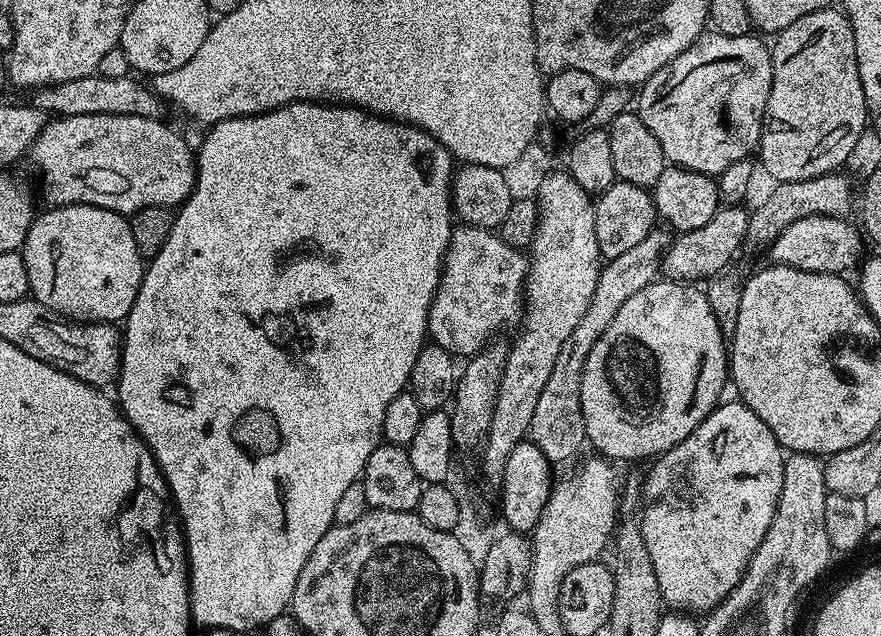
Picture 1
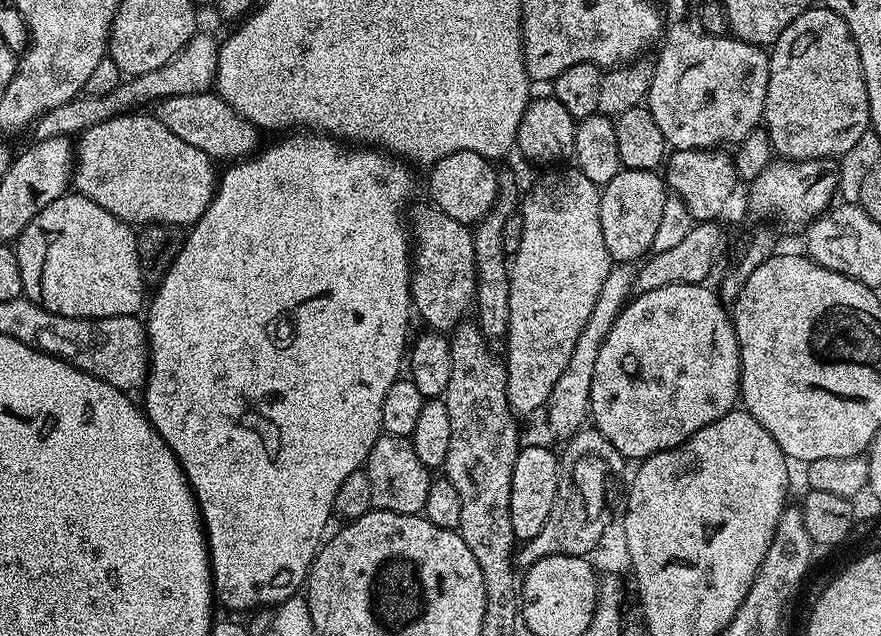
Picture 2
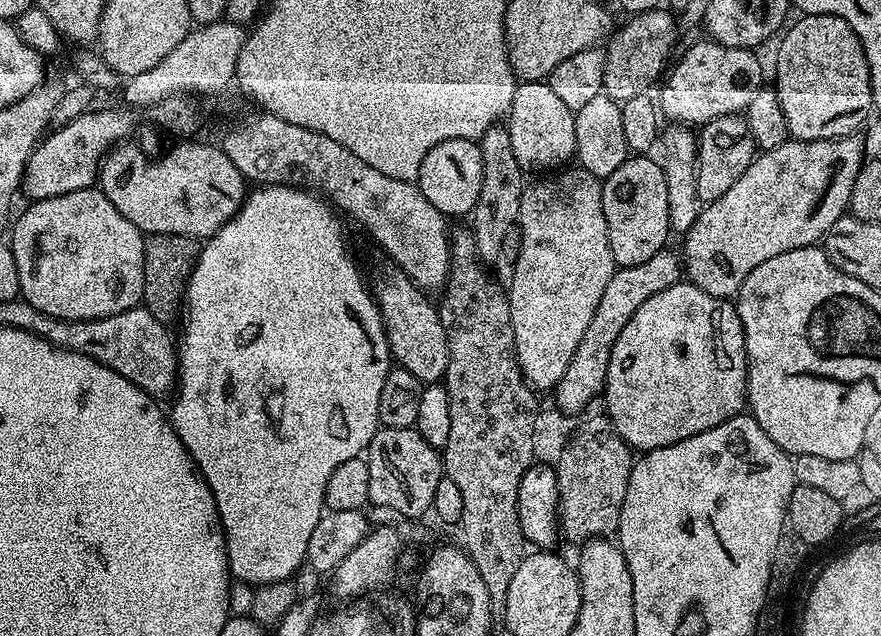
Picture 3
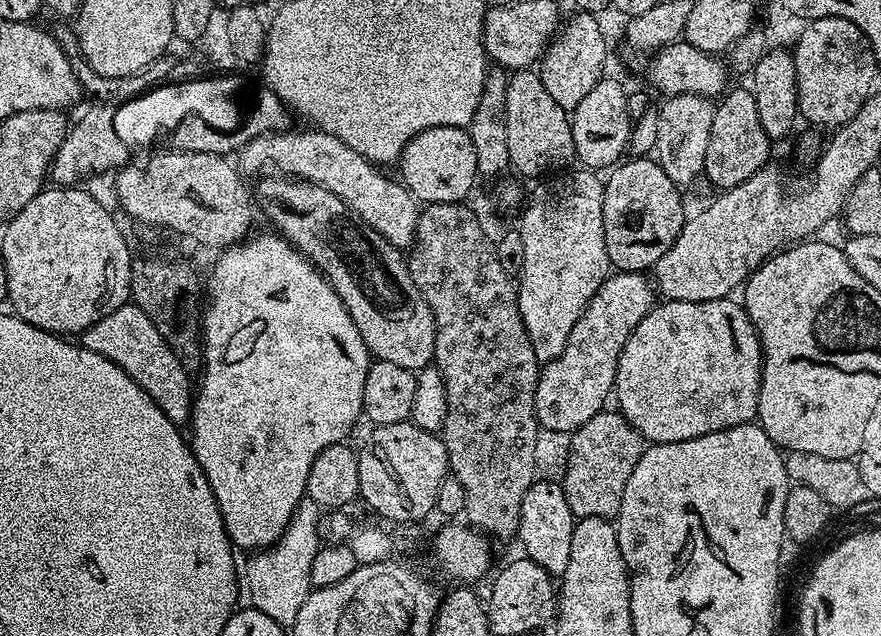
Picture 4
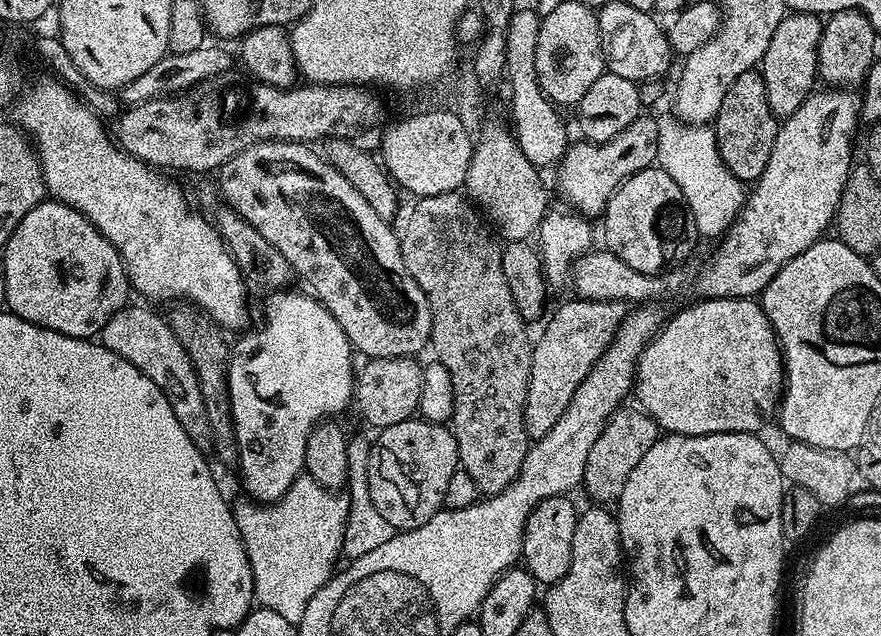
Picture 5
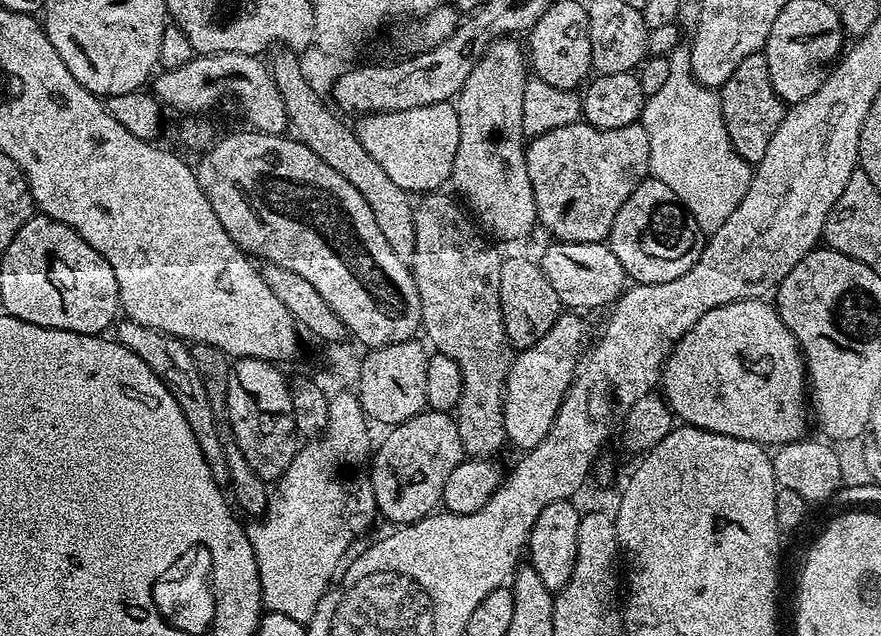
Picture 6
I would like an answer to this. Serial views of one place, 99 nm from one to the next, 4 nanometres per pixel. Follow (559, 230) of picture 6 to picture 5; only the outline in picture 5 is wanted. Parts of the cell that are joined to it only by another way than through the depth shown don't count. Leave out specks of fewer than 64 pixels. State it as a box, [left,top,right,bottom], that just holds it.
[554,114,660,218]

